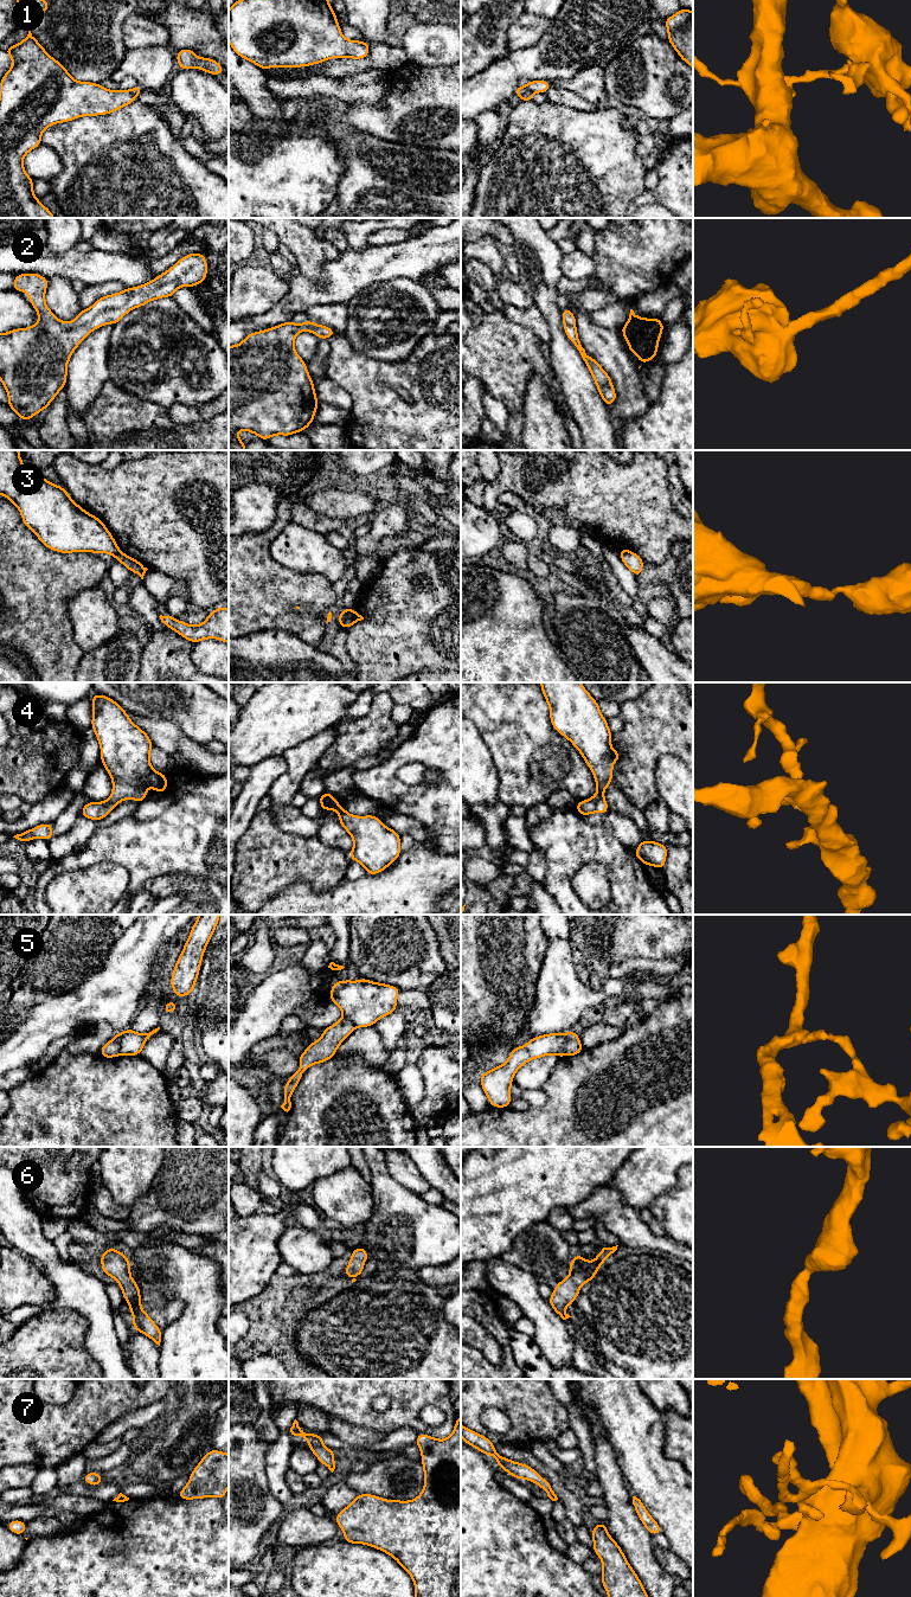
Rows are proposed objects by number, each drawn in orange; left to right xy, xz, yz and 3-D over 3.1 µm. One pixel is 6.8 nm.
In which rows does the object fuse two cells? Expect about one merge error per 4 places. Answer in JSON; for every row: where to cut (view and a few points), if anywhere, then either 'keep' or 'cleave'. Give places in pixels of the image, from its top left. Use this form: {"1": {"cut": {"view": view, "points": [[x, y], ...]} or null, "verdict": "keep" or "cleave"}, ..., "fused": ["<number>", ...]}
{"1": {"cut": {"view": "yz", "points": [[532, 93], [525, 91], [520, 96]]}, "verdict": "cleave"}, "2": {"cut": null, "verdict": "keep"}, "3": {"cut": {"view": "xz", "points": [[351, 609], [341, 624]]}, "verdict": "cleave"}, "4": {"cut": null, "verdict": "keep"}, "5": {"cut": {"view": "yz", "points": [[568, 1033], [565, 1054]]}, "verdict": "cleave"}, "6": {"cut": null, "verdict": "keep"}, "7": {"cut": null, "verdict": "keep"}, "fused": ["1", "3", "5"]}

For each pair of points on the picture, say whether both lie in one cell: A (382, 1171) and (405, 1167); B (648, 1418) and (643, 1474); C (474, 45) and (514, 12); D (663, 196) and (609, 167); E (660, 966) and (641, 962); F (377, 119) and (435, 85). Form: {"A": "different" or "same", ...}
{"A": "different", "B": "same", "C": "same", "D": "different", "E": "same", "F": "same"}

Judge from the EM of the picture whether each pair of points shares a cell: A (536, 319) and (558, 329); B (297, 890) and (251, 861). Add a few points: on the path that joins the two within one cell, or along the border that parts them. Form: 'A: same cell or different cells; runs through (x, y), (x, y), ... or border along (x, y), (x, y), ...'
A: different cells; border along (534, 303), (546, 320), (550, 333), (549, 342)
B: different cells; border along (316, 889), (305, 880), (295, 880), (267, 902)

